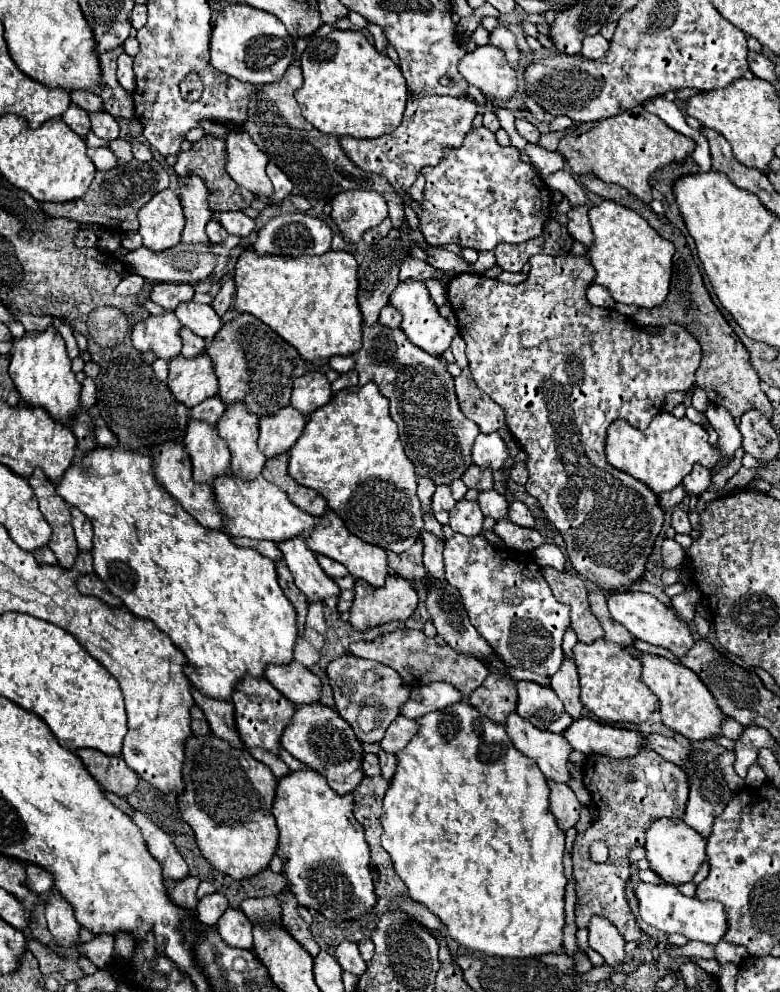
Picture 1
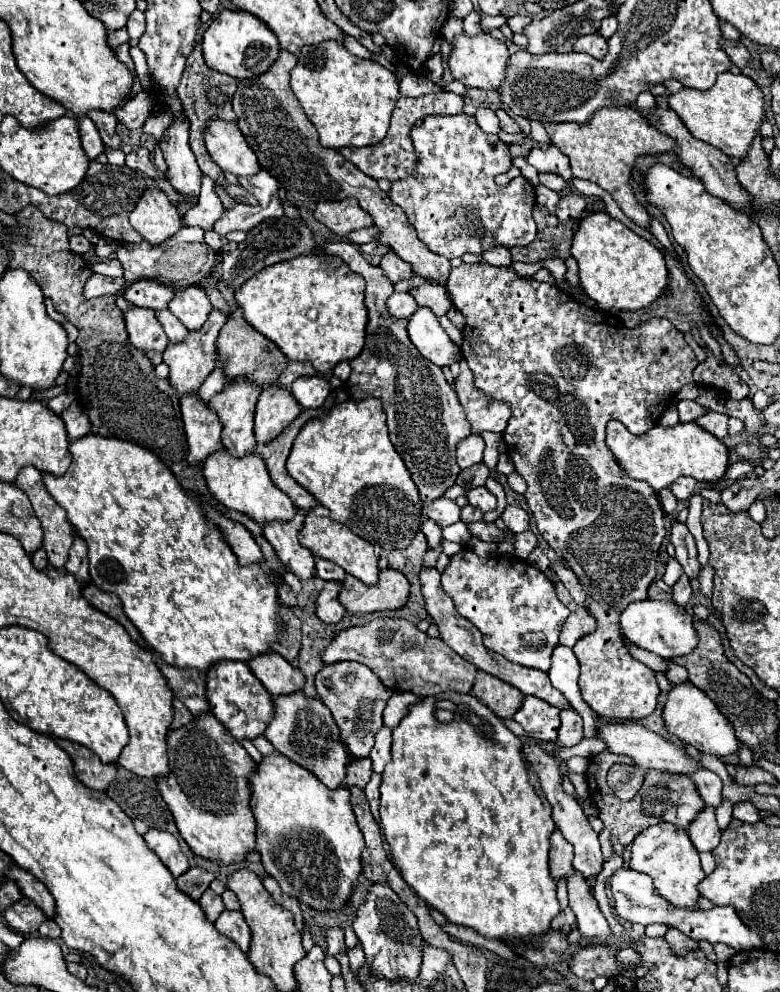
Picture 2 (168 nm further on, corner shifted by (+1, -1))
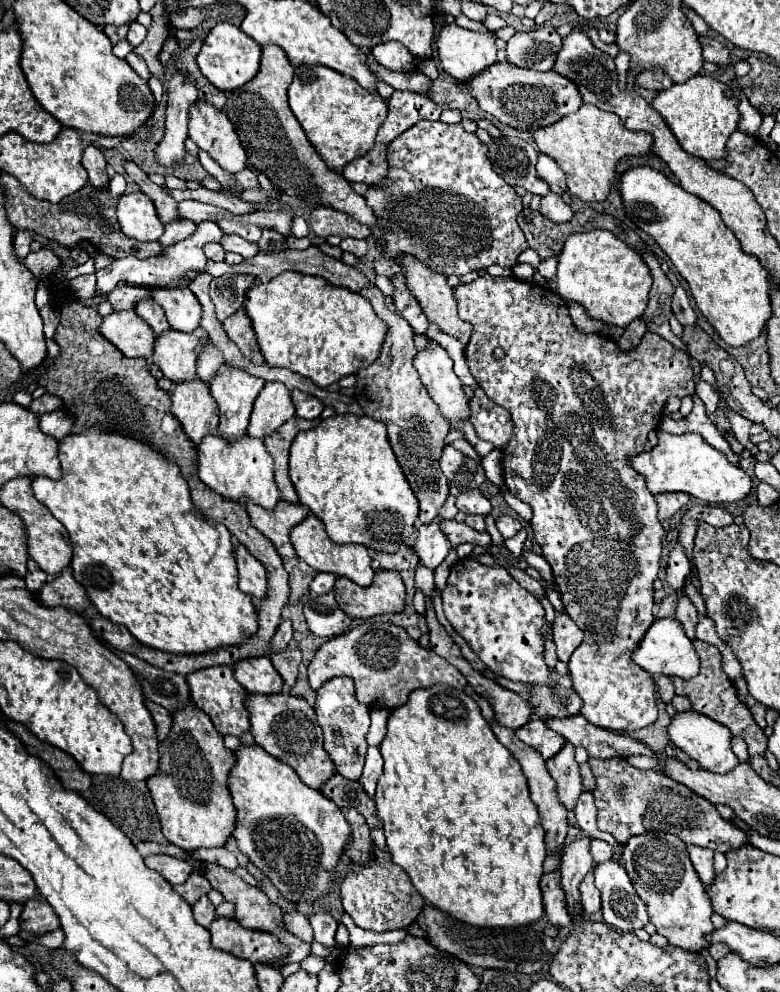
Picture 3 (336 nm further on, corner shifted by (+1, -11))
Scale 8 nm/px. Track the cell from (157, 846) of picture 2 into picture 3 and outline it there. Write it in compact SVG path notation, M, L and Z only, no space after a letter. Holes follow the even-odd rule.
M149 855L145 857L145 865L157 873L161 873L171 885L179 885L185 883L185 879L189 877L189 873L193 871L193 867L177 857L171 855Z

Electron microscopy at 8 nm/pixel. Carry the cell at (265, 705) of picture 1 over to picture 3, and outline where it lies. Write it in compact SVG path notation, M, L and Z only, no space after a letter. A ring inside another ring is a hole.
M217 665L217 667L207 667L201 671L195 671L187 677L189 687L191 687L191 695L193 695L193 703L205 711L213 725L223 733L223 735L235 735L241 737L243 733L247 733L251 729L251 721L249 721L249 713L245 707L245 689L235 681L233 677L233 669L229 665Z

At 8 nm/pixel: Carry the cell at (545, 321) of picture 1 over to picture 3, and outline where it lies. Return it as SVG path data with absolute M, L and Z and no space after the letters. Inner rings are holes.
M485 273L483 277L477 277L471 283L459 283L457 287L453 287L455 299L457 299L457 307L459 307L459 317L467 323L473 325L473 335L465 347L465 357L467 357L467 365L471 369L471 375L475 377L477 385L487 393L487 397L505 407L511 413L513 419L513 435L507 443L507 449L503 447L503 477L505 477L505 485L509 487L511 495L519 497L523 503L527 503L533 509L533 517L531 517L531 529L535 535L537 545L541 547L543 557L547 559L547 563L553 567L555 573L555 583L557 589L561 593L561 601L565 605L565 611L569 613L569 617L577 623L579 629L585 631L585 639L583 643L573 651L571 659L569 659L569 675L573 679L573 689L575 693L581 697L583 707L581 707L581 715L603 729L611 729L611 731L633 731L633 729L643 729L647 725L651 725L657 719L657 697L655 697L655 683L651 679L651 675L637 667L631 659L633 649L637 647L637 643L641 641L641 637L645 635L647 627L655 621L653 617L653 581L657 579L659 573L659 559L661 559L661 539L663 539L663 527L657 519L657 503L655 497L649 493L645 479L629 467L627 459L629 455L637 455L643 451L649 451L649 431L659 427L659 421L663 417L663 407L667 403L667 399L671 395L693 395L695 393L695 383L693 383L693 371L689 365L689 357L675 349L673 345L669 345L665 339L657 337L655 333L647 331L641 339L641 343L633 349L633 351L621 351L615 343L615 339L605 337L601 333L581 333L567 311L567 303L557 295L551 293L549 289L537 285L537 283L529 283L529 281L521 281L515 277L491 277L489 273ZM501 347L505 351L503 359L495 359L493 351Z

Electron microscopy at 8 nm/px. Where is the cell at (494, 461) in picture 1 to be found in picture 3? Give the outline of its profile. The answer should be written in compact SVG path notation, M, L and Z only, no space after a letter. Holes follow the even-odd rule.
M445 447L443 455L441 455L441 469L445 473L447 479L453 479L453 475L461 469L461 463L465 461L465 455L461 451L457 451L455 447Z

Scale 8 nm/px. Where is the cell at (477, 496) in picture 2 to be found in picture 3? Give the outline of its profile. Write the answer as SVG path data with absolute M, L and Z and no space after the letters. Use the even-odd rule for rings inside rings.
M471 489L465 491L463 495L457 497L457 509L463 513L473 513L473 515L489 515L491 513L491 501L479 491L479 489Z

